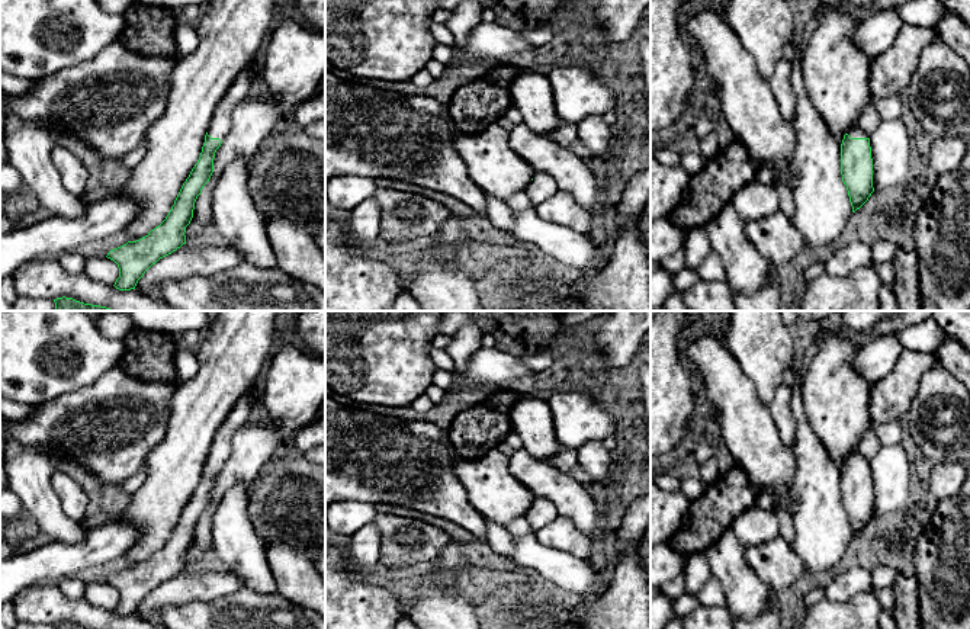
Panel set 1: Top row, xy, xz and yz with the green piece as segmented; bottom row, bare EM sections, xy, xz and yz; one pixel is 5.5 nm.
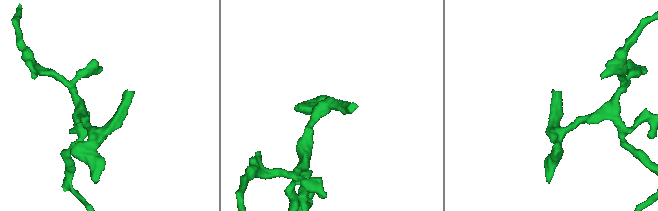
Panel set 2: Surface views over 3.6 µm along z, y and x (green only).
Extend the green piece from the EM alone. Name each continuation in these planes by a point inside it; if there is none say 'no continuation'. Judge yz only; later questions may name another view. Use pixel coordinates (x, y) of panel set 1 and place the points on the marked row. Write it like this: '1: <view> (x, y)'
1: yz (856, 131)

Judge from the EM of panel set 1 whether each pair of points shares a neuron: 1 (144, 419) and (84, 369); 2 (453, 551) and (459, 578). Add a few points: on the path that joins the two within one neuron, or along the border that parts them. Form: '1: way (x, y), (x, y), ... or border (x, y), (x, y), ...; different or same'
1: border (116, 365), (106, 369), (92, 384), (64, 392); different
2: way (453, 558), (455, 571); same

